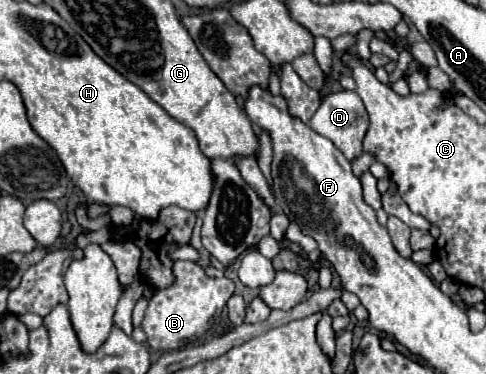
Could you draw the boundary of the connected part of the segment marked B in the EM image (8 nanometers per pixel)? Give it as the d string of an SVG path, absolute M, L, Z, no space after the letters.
M176 261L172 271L174 271L174 283L166 289L160 289L148 301L142 321L148 345L156 351L174 351L194 341L196 337L204 335L234 293L234 283L228 277L220 279L208 277L204 269L194 261Z

